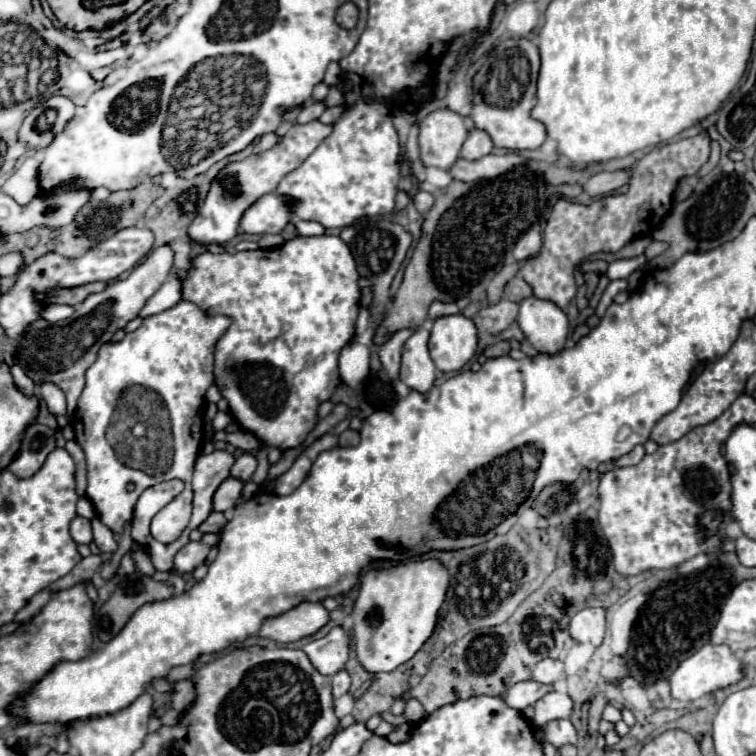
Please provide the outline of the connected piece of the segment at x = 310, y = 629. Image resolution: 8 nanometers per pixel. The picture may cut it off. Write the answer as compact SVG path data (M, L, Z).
M301 603L297 609L291 609L289 613L283 613L281 617L271 617L269 621L265 621L263 627L259 629L259 635L269 637L277 643L293 643L303 637L315 635L327 623L329 623L329 611L321 603Z

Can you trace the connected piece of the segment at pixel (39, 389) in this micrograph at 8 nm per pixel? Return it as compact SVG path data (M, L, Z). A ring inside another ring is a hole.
M39 383L35 387L35 393L47 403L49 411L53 415L63 415L65 413L65 393L53 385L53 383Z

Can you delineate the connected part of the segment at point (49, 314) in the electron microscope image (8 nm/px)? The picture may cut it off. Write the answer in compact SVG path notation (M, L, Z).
M47 305L43 311L41 311L41 317L49 323L57 323L57 321L63 321L63 319L69 319L71 317L71 307L67 305Z

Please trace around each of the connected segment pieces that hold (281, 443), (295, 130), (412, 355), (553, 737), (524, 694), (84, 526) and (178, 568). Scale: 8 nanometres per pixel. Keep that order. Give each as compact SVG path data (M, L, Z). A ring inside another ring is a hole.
M321 235L321 237L295 237L291 241L285 241L277 249L241 251L241 253L233 253L233 255L231 253L221 253L221 255L203 253L193 261L189 279L183 281L183 299L191 301L195 305L201 305L201 309L205 309L207 313L221 313L221 315L229 315L233 319L233 323L229 325L227 333L221 337L221 341L217 343L217 349L215 349L215 385L219 387L221 395L229 401L231 413L235 415L239 425L245 431L253 433L265 447L275 447L281 453L299 447L319 421L319 415L317 415L319 405L329 401L333 397L337 385L341 383L337 359L339 359L341 349L355 339L355 321L357 321L359 307L361 307L361 289L359 289L357 265L353 261L353 255L349 253L349 247L341 241L341 237Z
M311 121L305 125L293 125L281 137L281 141L275 147L271 147L269 151L263 151L259 155L249 155L243 161L227 165L211 183L207 199L201 205L201 209L197 211L197 215L189 227L189 237L201 245L229 243L237 235L237 227L239 227L239 219L241 219L243 211L251 203L255 203L261 195L273 193L277 189L279 181L287 173L297 169L329 133L331 133L331 125L323 125L319 121Z
M419 329L405 343L401 359L401 381L415 391L429 391L435 381L435 363L429 355L429 331Z
M557 719L557 721L551 721L547 725L545 741L549 741L557 749L567 745L567 743L575 745L577 743L577 731L569 719Z
M521 681L521 683L513 685L513 689L509 689L509 693L505 693L505 703L513 709L523 711L525 707L535 705L549 691L553 691L553 685L545 685L539 681Z
M75 517L71 521L71 537L75 539L75 543L83 543L89 545L93 541L93 533L91 533L91 521L85 517Z
M205 535L201 543L189 543L185 545L173 561L173 575L187 575L193 573L193 569L197 565L201 565L211 549L211 545L215 545L219 541L219 535Z

